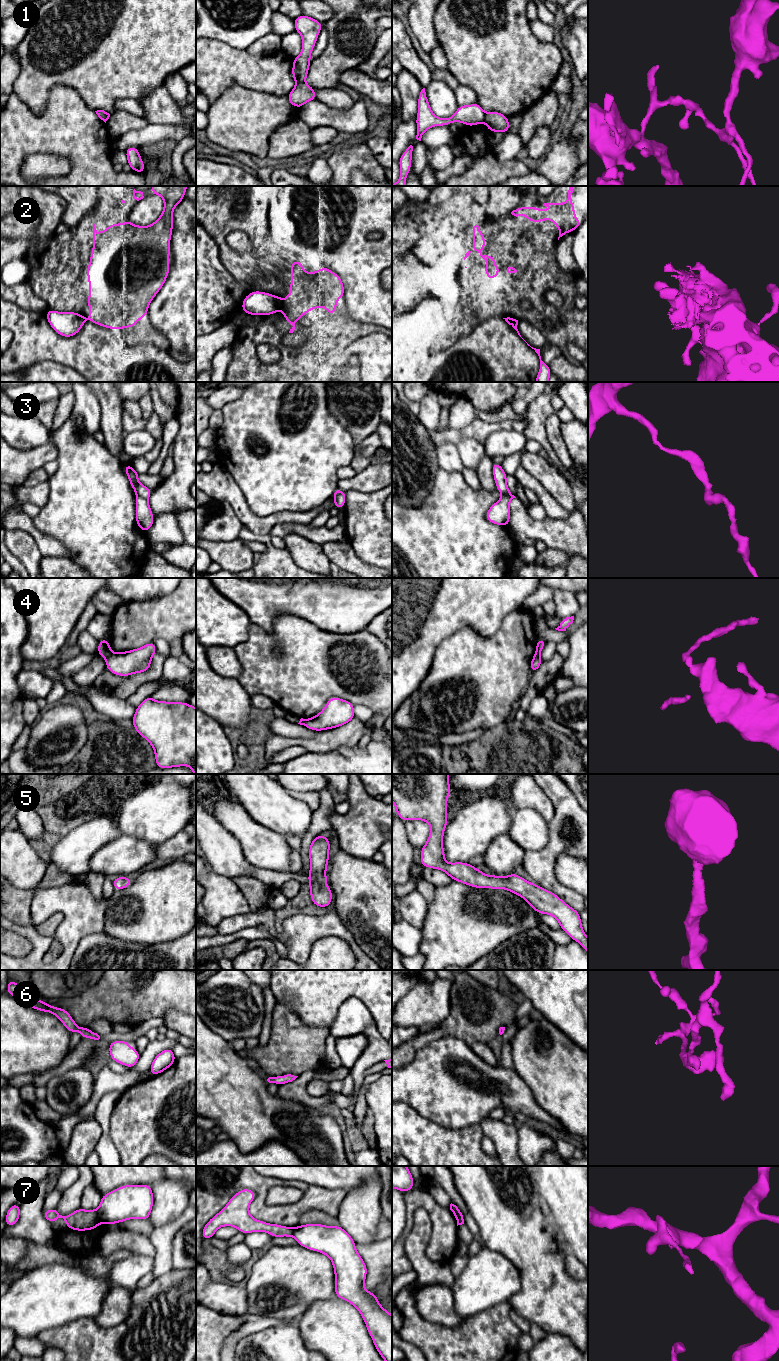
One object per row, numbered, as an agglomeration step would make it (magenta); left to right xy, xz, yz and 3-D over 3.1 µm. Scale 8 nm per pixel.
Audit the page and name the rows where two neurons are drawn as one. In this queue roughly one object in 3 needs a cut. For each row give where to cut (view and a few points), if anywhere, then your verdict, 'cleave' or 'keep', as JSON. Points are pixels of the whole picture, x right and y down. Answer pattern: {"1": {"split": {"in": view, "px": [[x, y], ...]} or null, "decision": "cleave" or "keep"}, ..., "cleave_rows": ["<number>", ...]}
{"1": {"split": {"in": "xz", "px": [[304, 82], [297, 84]]}, "decision": "cleave"}, "2": {"split": {"in": "xz", "px": [[280, 298], [282, 306]]}, "decision": "cleave"}, "3": {"split": {"in": "xy", "px": [[136, 495], [147, 499]]}, "decision": "cleave"}, "4": {"split": {"in": "xy", "px": [[112, 653], [106, 659]]}, "decision": "cleave"}, "5": {"split": null, "decision": "keep"}, "6": {"split": null, "decision": "keep"}, "7": {"split": {"in": "xy", "px": [[96, 1211], [100, 1221]]}, "decision": "cleave"}, "cleave_rows": ["1", "2", "3", "4", "7"]}

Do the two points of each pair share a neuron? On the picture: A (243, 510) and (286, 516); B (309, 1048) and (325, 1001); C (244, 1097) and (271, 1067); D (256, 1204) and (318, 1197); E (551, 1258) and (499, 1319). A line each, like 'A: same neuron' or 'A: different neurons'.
A: same neuron
B: different neurons
C: different neurons
D: same neuron
E: different neurons

